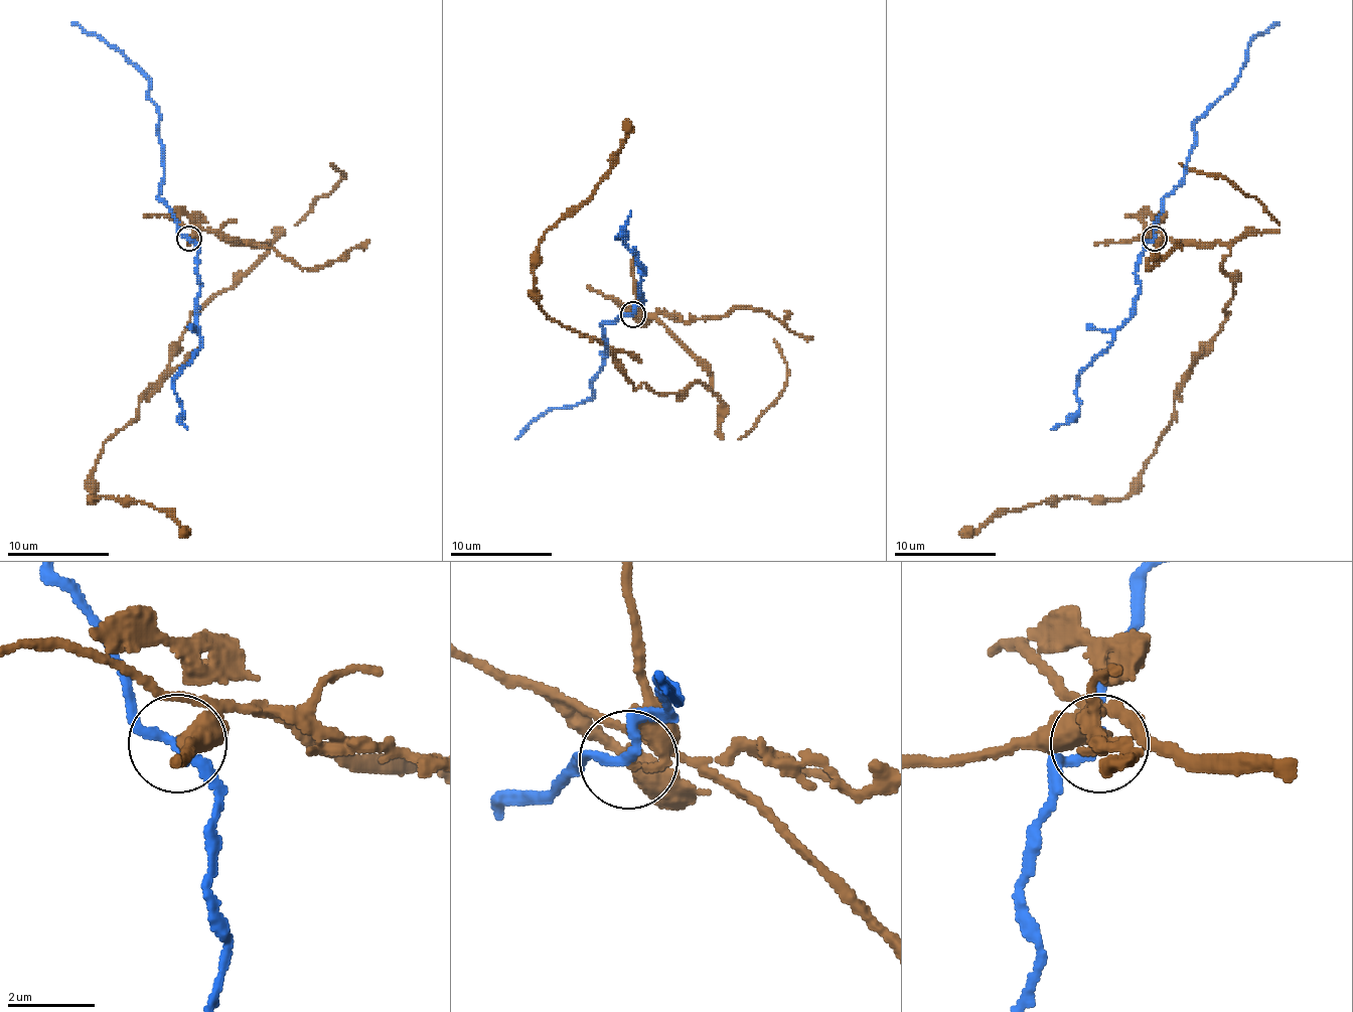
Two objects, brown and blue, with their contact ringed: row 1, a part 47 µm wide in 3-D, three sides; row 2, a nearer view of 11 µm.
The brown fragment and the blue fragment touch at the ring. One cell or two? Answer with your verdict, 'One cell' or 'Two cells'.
Two cells

